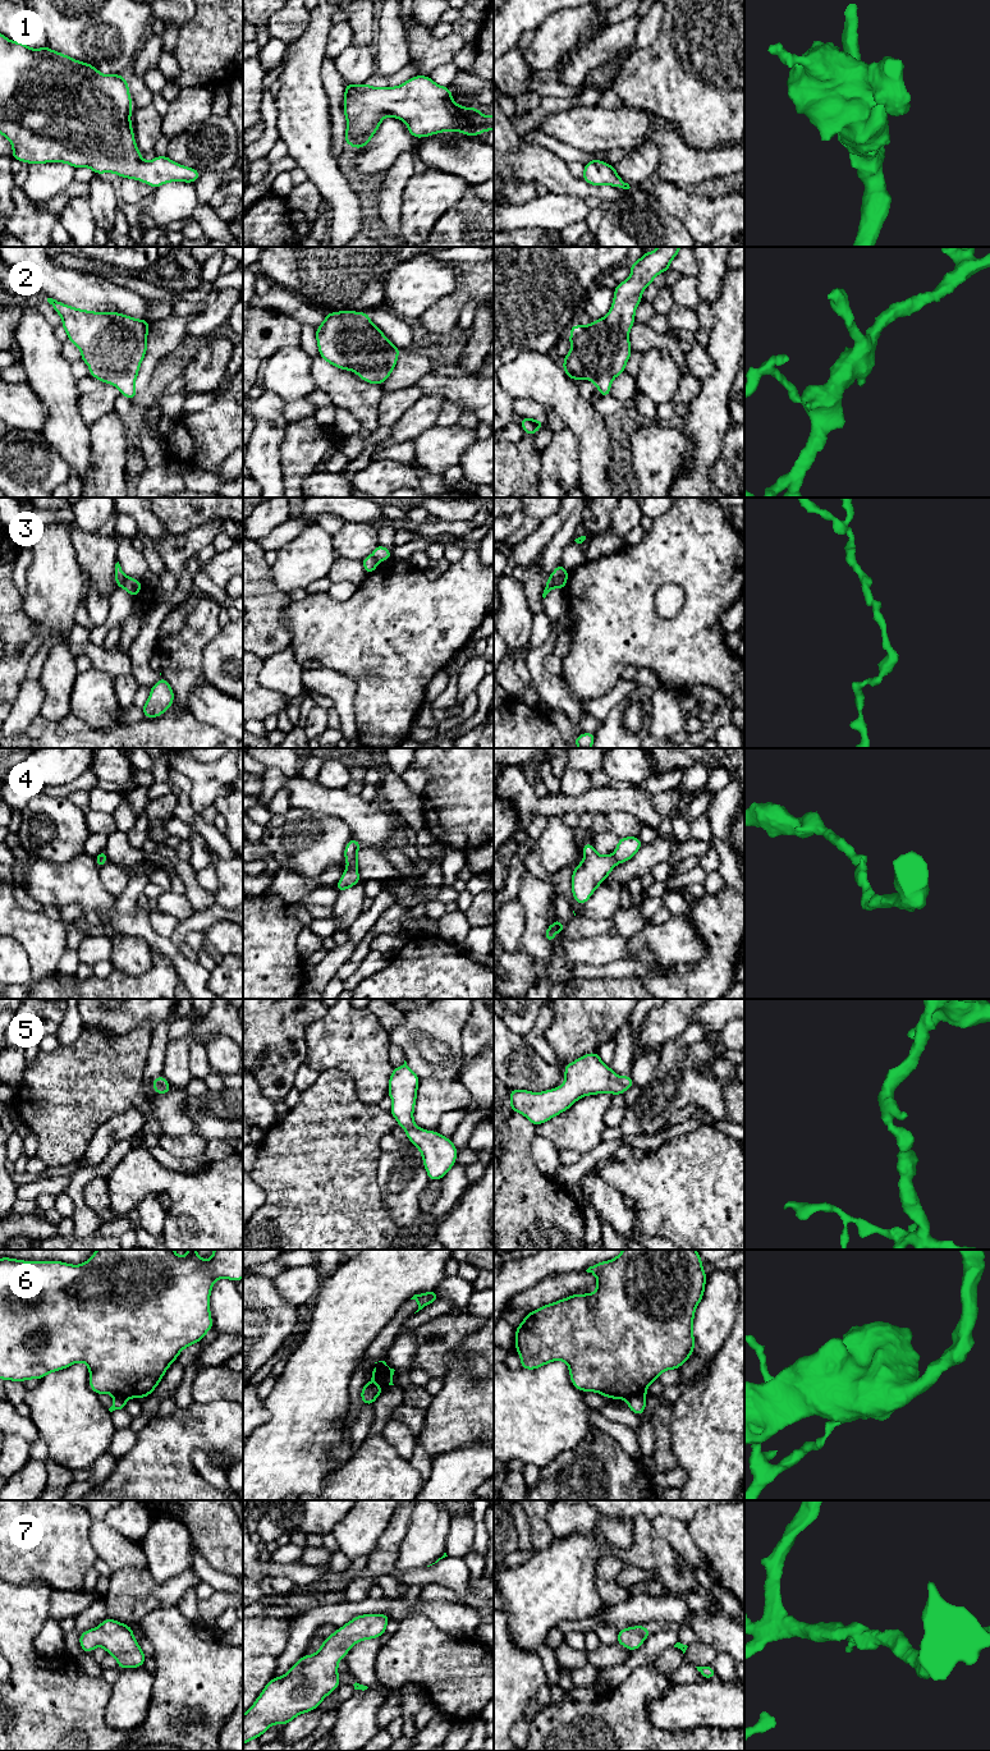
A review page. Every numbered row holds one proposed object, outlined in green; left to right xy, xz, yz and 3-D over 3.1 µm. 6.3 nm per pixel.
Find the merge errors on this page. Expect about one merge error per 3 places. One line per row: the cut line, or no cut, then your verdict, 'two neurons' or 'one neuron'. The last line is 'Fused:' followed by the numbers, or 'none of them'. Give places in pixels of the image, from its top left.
1: no cut | one neuron
2: no cut | one neuron
3: xy (125, 576), (120, 586) | two neurons
4: no cut | one neuron
5: no cut | one neuron
6: yz (645, 1392), (632, 1394), (627, 1399) | two neurons
7: no cut | one neuron
Fused: 3, 6

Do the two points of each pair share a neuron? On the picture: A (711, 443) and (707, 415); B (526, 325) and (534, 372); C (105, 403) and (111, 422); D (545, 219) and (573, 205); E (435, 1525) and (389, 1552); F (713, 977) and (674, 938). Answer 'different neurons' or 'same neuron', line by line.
A: same neuron
B: different neurons
C: different neurons
D: same neuron
E: different neurons
F: different neurons

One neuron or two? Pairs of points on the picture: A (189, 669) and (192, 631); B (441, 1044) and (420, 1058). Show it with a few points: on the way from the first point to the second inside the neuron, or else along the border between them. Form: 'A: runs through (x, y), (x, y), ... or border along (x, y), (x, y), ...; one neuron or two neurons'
A: runs through (189, 660), (189, 642), (192, 640); one neuron
B: runs through (436, 1044), (425, 1054); one neuron

